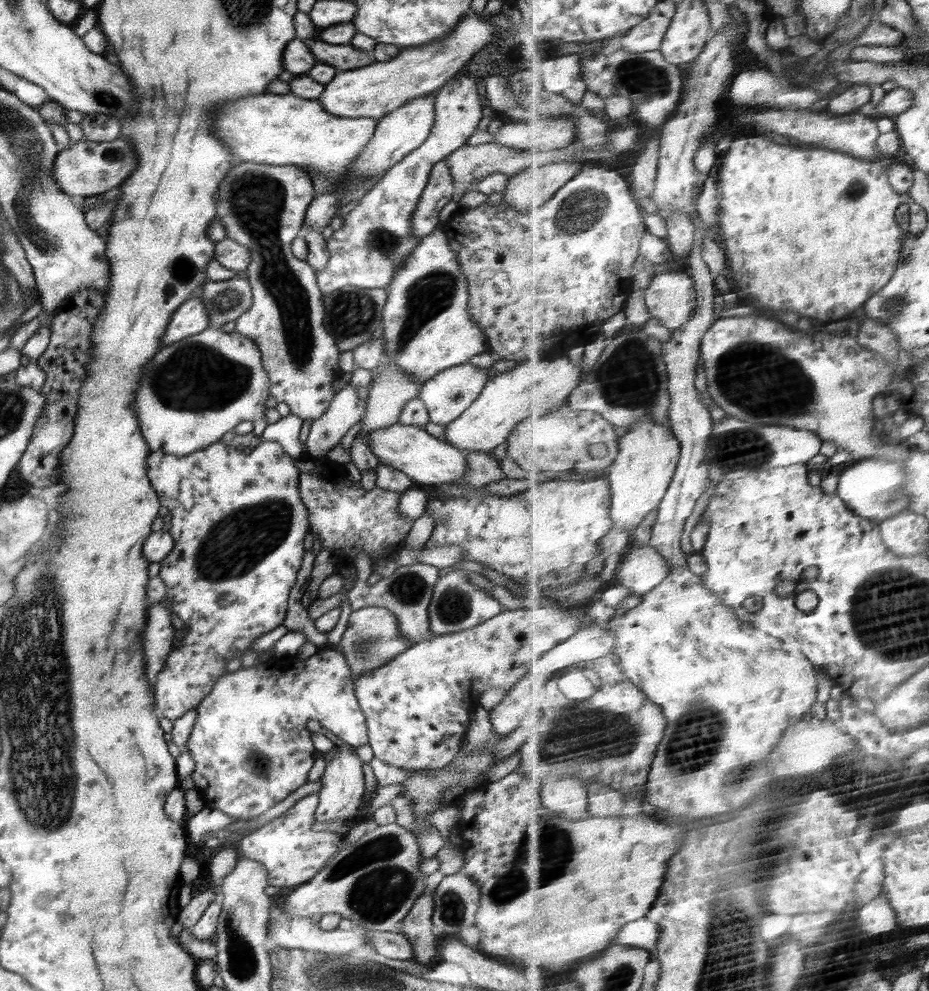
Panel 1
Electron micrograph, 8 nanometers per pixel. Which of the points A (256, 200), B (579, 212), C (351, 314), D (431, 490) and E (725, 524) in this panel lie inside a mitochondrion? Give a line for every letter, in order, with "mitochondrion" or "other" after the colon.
A: mitochondrion
B: mitochondrion
C: mitochondrion
D: other
E: other

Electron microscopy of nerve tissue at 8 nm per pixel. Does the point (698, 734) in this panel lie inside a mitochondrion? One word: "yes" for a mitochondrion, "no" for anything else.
yes

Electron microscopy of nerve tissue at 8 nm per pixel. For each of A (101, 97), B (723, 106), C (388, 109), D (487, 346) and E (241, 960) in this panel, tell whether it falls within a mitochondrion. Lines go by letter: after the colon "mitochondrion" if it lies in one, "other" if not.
A: mitochondrion
B: other
C: other
D: other
E: mitochondrion

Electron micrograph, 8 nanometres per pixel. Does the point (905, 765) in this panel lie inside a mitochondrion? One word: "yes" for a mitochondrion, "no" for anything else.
no

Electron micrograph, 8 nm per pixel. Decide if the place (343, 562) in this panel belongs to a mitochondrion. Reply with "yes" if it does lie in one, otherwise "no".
no

